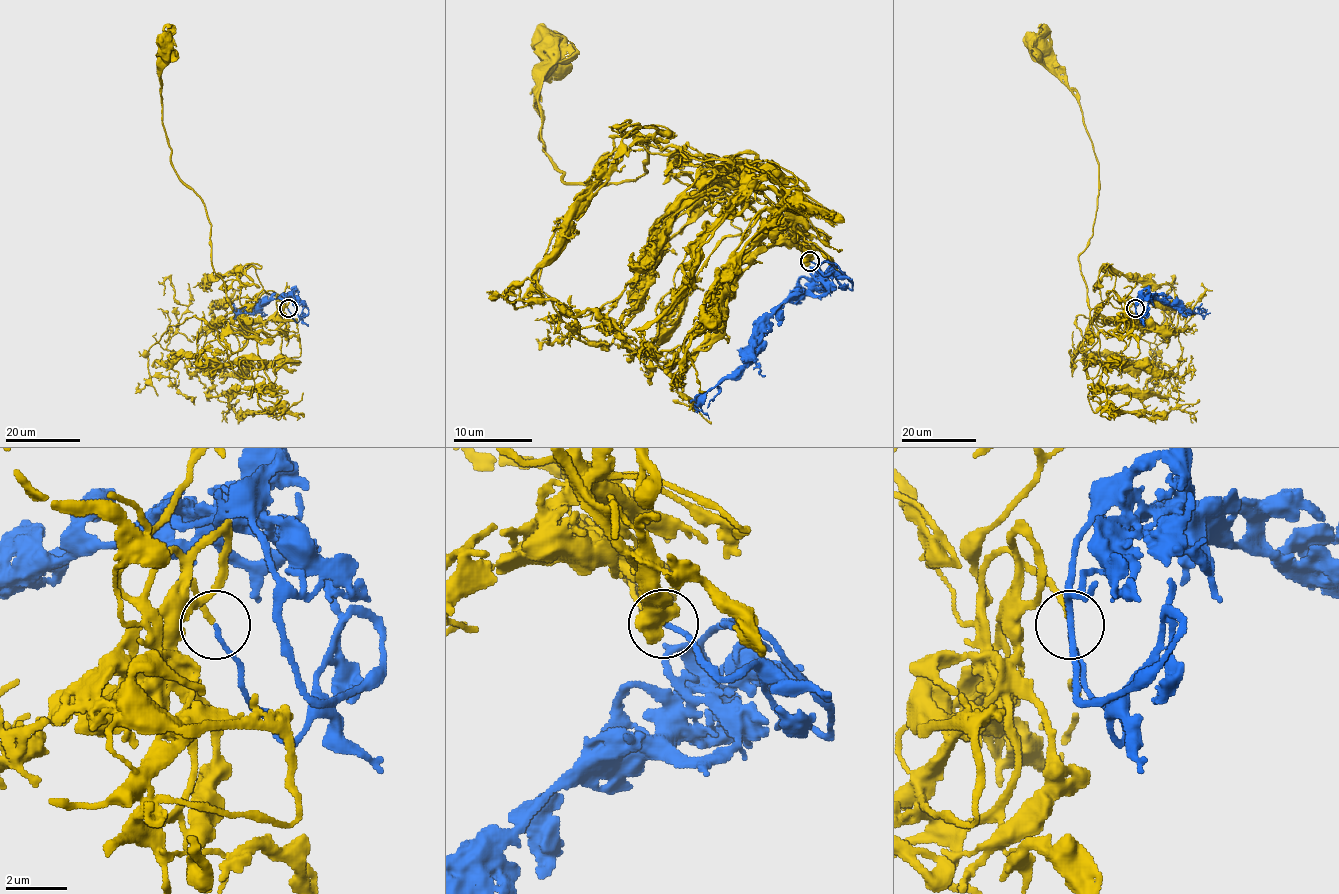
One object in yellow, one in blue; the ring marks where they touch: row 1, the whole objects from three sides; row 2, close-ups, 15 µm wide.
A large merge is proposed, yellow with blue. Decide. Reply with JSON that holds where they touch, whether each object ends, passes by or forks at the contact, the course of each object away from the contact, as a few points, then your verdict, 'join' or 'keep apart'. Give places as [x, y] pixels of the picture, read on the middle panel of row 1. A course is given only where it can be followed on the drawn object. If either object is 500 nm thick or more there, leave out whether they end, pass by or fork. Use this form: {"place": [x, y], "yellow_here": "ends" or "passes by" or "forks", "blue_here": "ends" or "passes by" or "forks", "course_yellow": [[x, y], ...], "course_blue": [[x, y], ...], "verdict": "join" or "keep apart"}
{"place": [809, 261], "yellow_here": "ends", "blue_here": "ends", "course_yellow": [[809, 261], [781, 220], [726, 198], [649, 141], [636, 179], [565, 183], [541, 139], [551, 43]], "course_blue": [[809, 261], [829, 275], [838, 267], [829, 261], [827, 275], [775, 311], [758, 350], [706, 393], [708, 419]], "verdict": "join"}

